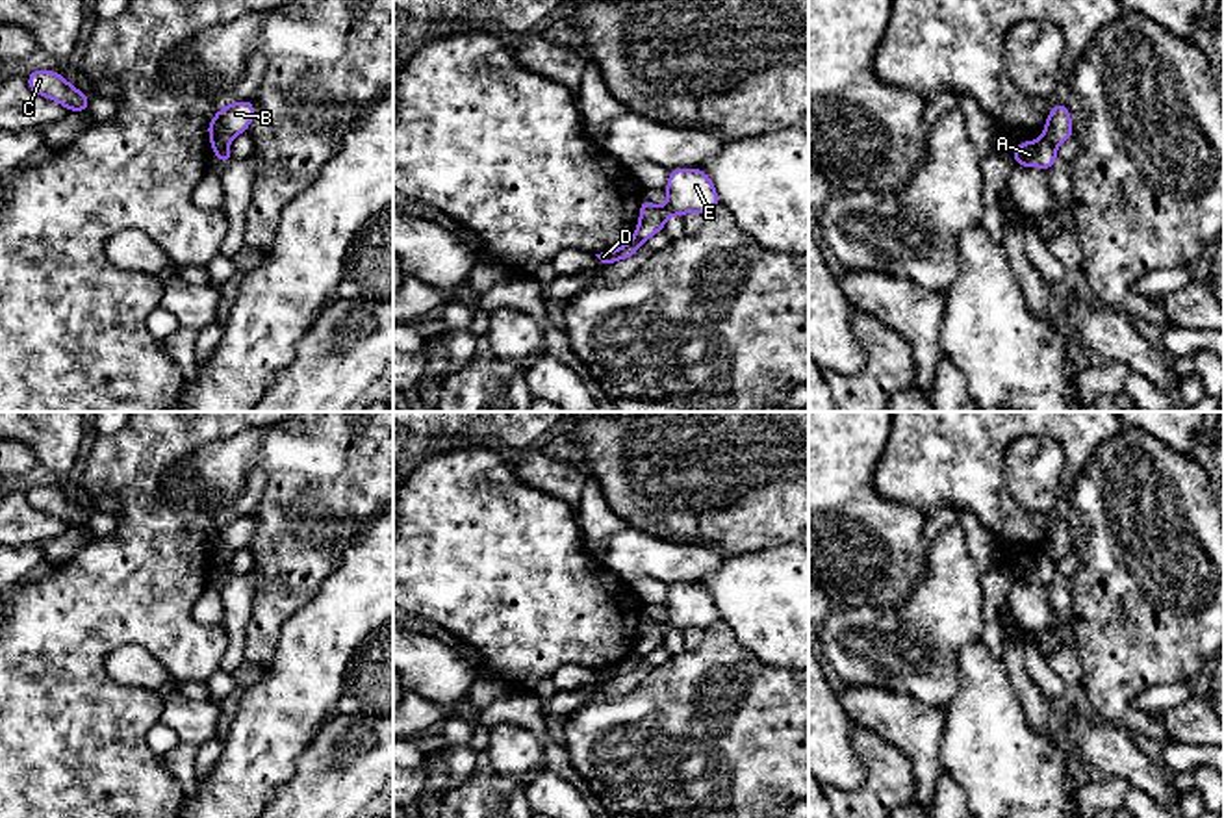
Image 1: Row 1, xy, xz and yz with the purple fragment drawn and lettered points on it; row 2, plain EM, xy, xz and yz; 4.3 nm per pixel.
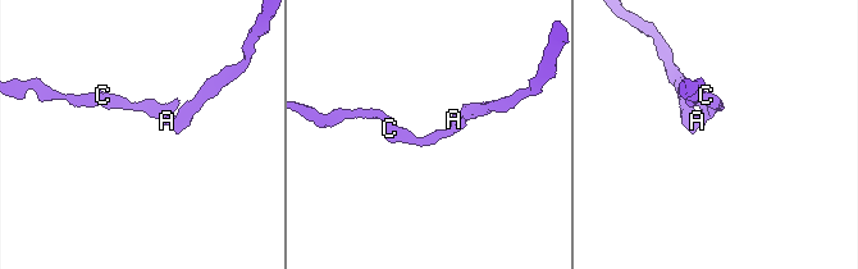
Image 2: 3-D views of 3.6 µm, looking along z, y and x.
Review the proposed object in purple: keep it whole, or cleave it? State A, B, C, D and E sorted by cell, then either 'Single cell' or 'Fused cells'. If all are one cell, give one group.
Groups: A E / B C D. Fused cells

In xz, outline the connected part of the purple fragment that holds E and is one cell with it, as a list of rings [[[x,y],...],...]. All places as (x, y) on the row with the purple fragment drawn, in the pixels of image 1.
[[[701,169],[669,171],[666,193],[668,202],[664,206],[642,200],[640,221],[632,239],[638,239],[642,243],[647,241],[658,230],[664,230],[664,224],[669,215],[682,217],[690,211],[705,215],[720,204],[710,176]]]

